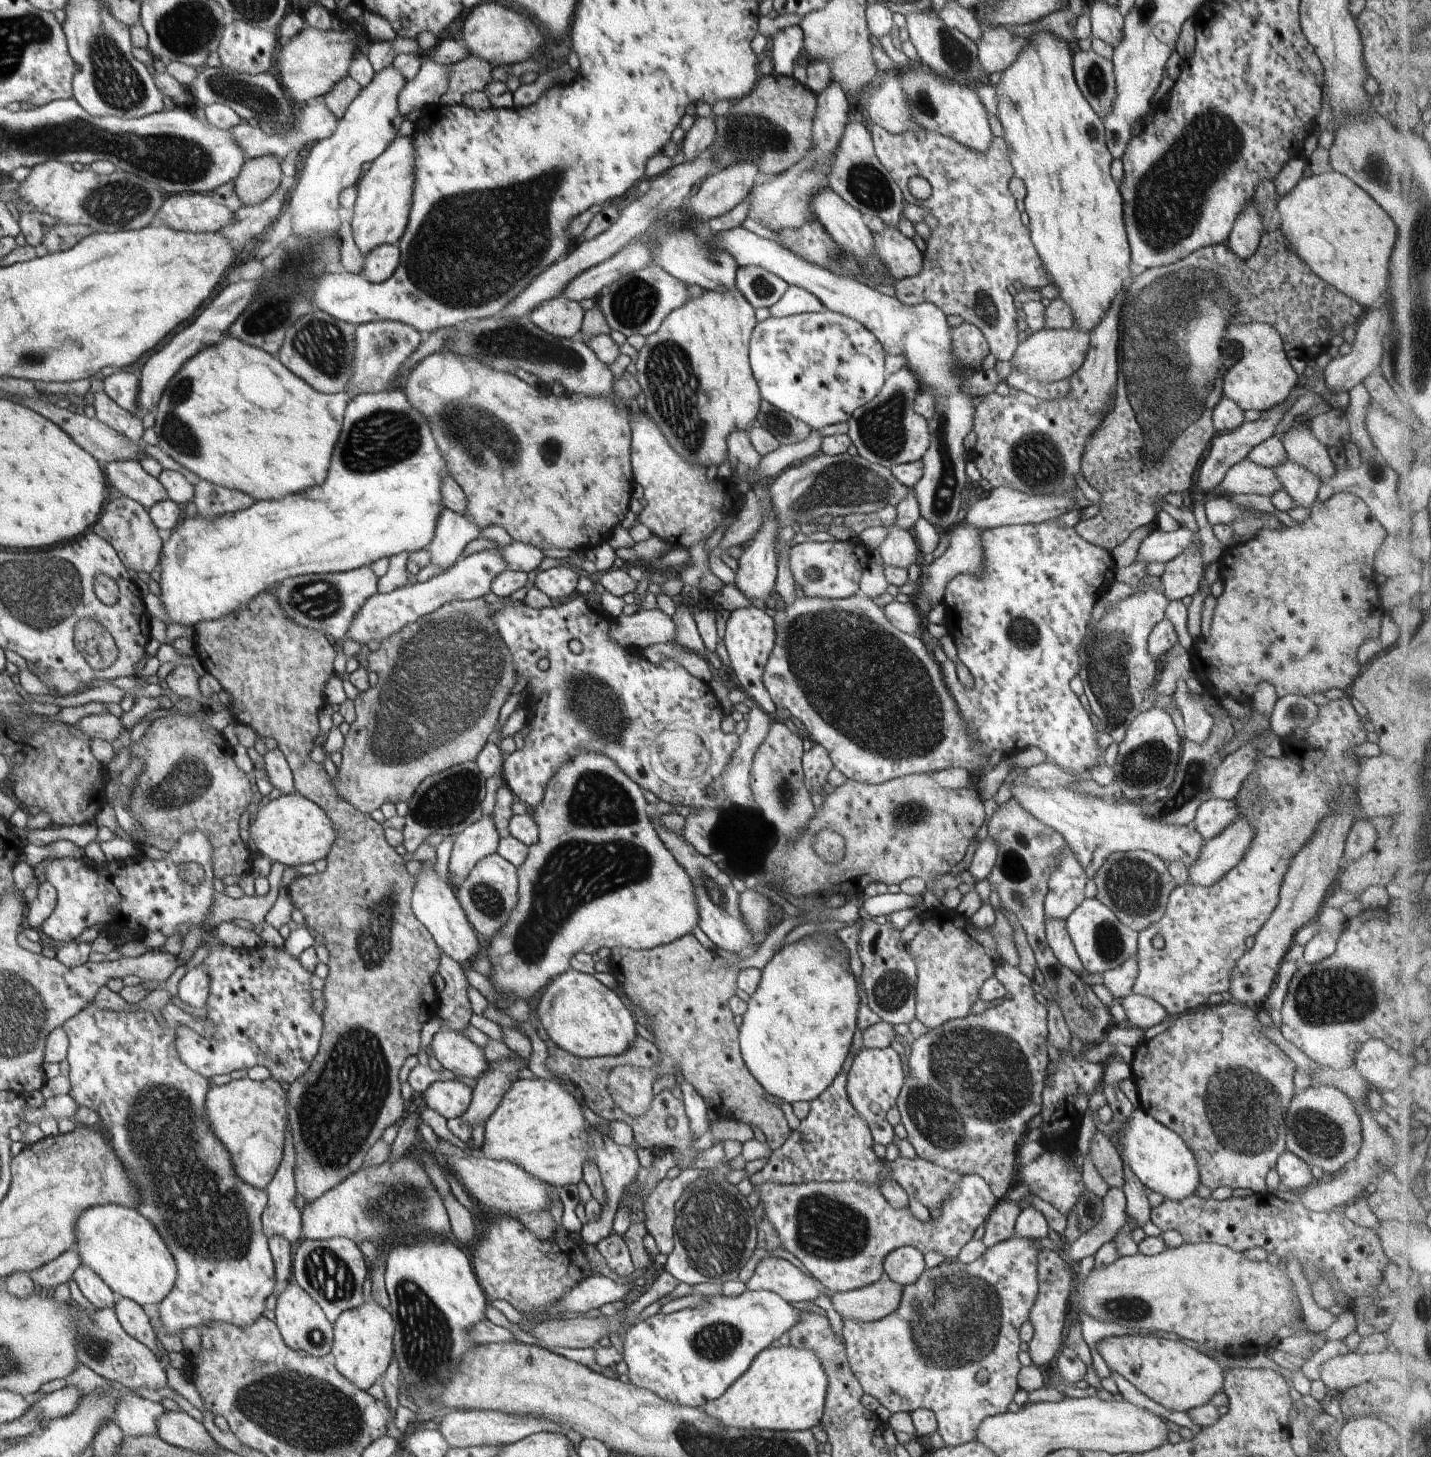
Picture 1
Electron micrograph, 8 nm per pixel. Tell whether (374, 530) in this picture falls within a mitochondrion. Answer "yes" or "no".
no

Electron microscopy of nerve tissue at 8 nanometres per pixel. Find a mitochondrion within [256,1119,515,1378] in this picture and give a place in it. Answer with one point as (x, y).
(402, 1205)

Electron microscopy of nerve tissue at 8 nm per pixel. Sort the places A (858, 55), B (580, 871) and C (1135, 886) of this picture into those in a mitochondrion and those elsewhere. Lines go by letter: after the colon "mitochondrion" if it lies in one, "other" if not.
A: other
B: mitochondrion
C: mitochondrion

